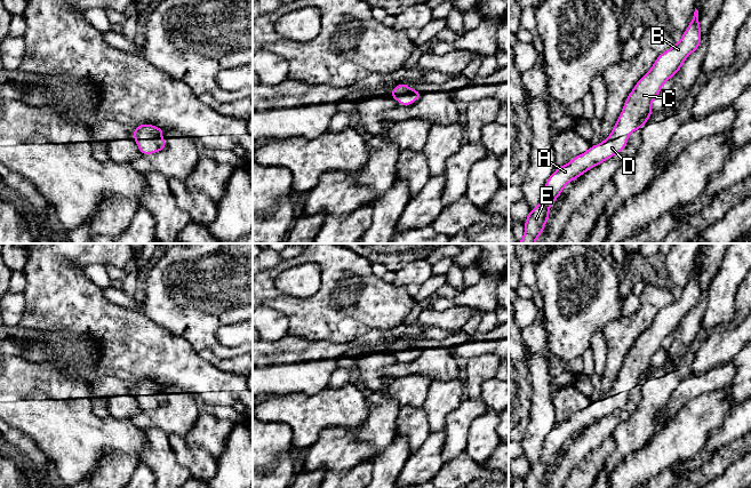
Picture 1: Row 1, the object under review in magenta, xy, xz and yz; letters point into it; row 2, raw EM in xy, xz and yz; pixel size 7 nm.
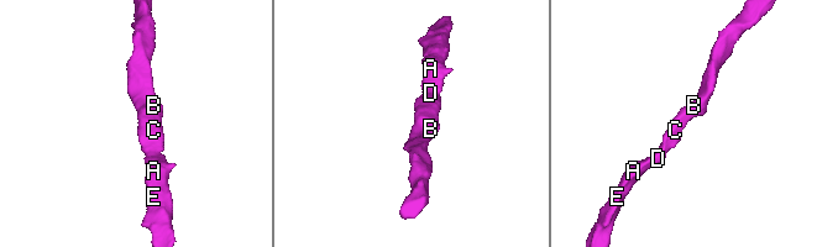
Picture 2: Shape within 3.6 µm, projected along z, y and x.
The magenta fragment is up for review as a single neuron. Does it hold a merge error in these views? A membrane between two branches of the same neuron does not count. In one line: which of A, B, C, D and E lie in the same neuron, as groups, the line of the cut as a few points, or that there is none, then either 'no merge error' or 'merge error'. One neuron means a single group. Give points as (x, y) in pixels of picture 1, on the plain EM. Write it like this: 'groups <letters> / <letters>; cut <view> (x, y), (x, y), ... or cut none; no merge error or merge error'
groups A B C D E; cut none; no merge error

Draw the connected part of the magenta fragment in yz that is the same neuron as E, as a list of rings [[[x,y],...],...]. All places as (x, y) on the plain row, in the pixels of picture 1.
[[[695,264],[693,275],[687,286],[682,288],[681,296],[658,311],[652,325],[639,335],[626,353],[609,393],[605,394],[602,399],[592,401],[567,421],[557,423],[548,434],[541,458],[535,465],[529,466],[524,479],[525,488],[543,488],[545,479],[549,477],[550,463],[565,442],[594,422],[620,409],[628,401],[628,393],[634,386],[641,385],[652,373],[653,357],[661,349],[664,338],[677,330],[685,315],[698,304],[701,295],[698,266]]]

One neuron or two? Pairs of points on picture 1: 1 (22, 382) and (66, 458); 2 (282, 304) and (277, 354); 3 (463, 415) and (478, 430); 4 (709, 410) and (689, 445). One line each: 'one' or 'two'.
1: one
2: two
3: two
4: one

